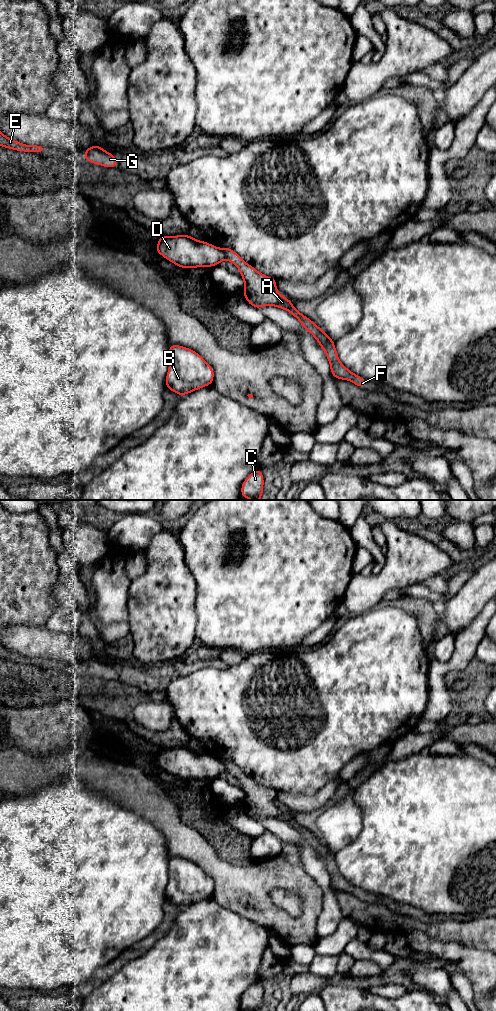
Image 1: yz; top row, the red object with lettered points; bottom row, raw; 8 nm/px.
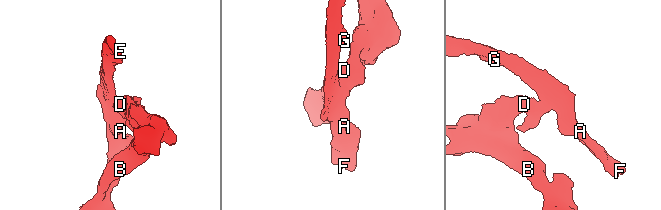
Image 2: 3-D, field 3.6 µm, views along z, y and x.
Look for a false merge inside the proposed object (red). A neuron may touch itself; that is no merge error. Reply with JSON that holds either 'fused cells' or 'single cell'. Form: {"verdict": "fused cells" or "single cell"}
{"verdict": "fused cells"}

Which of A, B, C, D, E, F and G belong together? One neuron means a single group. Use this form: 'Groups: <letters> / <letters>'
Groups: A E F G / B C D

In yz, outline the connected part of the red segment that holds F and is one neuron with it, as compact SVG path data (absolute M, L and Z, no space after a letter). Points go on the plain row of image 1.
M225 759L220 760L220 762L224 765L225 771L232 774L239 781L240 788L244 792L242 806L252 819L258 821L265 818L276 818L288 823L314 848L324 862L330 875L331 887L334 890L351 893L358 901L367 897L367 892L351 884L339 872L335 854L311 831L295 820L290 811L283 809L277 803L277 792L275 790L267 789L258 784L252 777L247 776L233 761Z

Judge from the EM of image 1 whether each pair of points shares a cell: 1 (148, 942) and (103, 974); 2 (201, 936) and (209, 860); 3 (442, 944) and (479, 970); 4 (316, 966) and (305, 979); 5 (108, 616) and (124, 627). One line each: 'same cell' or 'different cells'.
1: same cell
2: different cells
3: same cell
4: different cells
5: different cells

